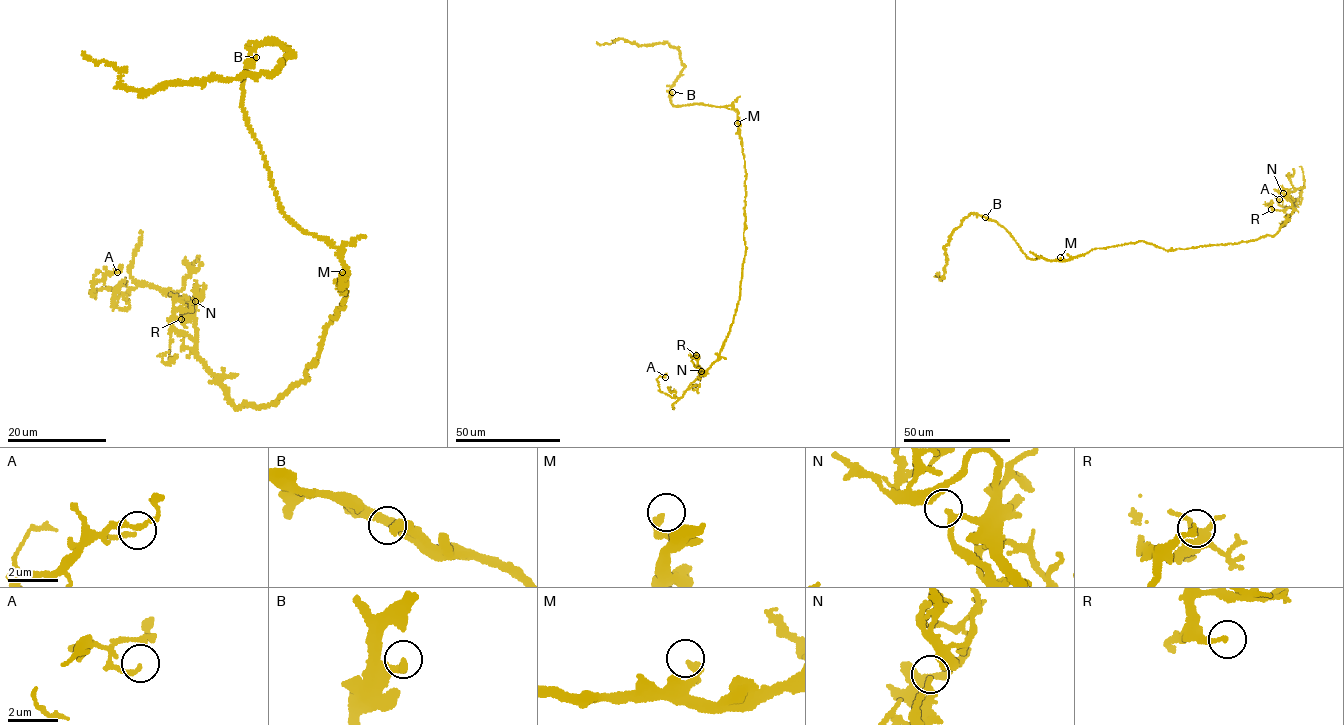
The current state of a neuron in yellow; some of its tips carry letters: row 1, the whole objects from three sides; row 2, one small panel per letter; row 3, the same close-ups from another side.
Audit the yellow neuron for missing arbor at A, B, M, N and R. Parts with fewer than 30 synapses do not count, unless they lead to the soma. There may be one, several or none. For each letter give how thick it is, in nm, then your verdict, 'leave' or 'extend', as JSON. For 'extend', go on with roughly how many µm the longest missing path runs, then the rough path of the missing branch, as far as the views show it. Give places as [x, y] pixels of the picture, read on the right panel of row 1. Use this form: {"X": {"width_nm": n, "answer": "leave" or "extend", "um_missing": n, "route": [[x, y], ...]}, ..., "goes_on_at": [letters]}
{"A": {"width_nm": 170, "answer": "leave"}, "B": {"width_nm": 360, "answer": "leave"}, "M": {"width_nm": 300, "answer": "leave"}, "N": {"width_nm": 190, "answer": "leave"}, "R": {"width_nm": 190, "answer": "leave"}, "goes_on_at": []}

